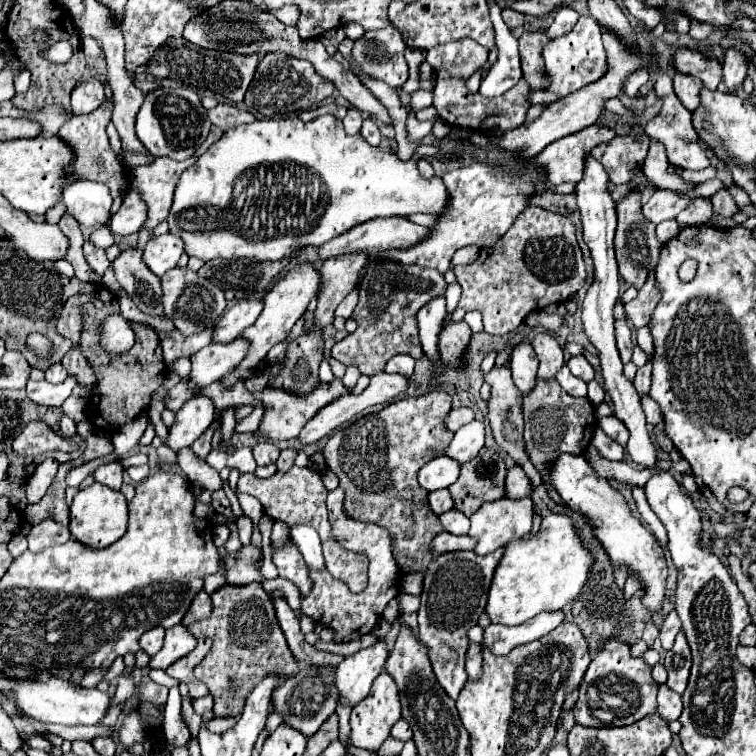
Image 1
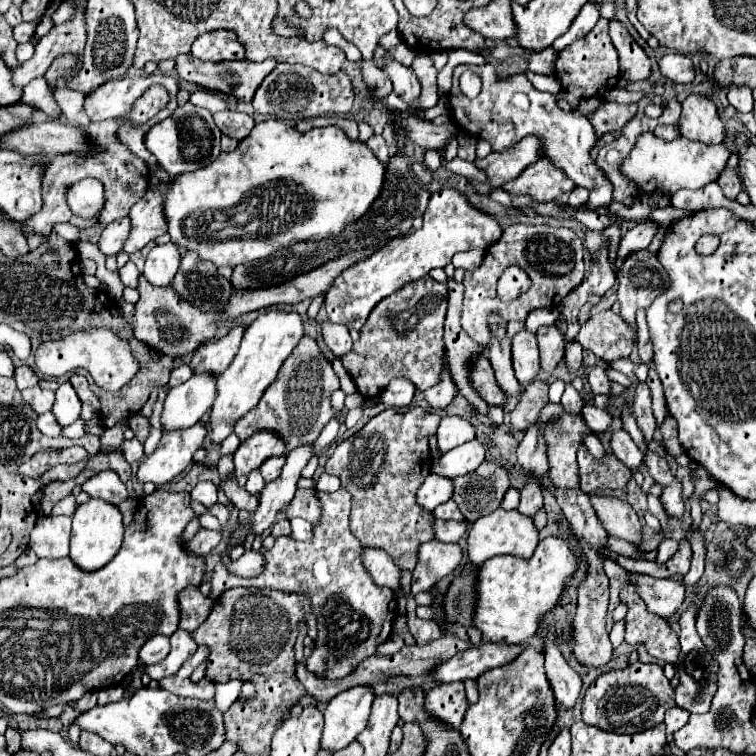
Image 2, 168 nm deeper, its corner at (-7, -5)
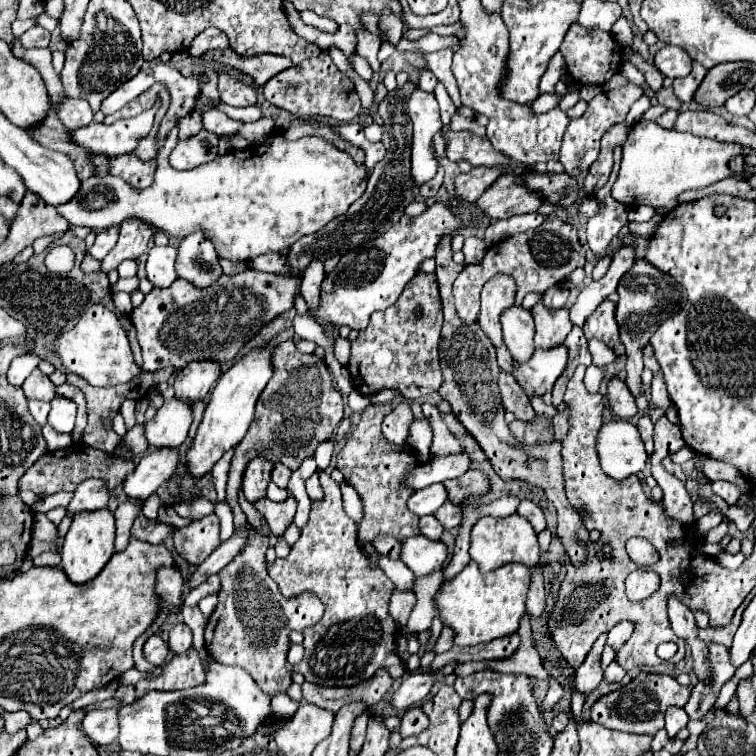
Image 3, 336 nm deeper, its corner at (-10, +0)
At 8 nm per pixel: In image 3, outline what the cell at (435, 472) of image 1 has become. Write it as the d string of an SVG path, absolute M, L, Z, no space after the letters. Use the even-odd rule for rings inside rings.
M436 484L414 492L408 498L408 510L414 512L416 516L428 516L434 514L444 502L446 502L446 490L442 484Z

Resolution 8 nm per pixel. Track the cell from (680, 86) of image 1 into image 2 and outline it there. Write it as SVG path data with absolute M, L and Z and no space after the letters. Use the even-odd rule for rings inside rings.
M691 93L683 99L681 105L683 105L683 113L679 119L679 131L683 137L707 145L723 143L725 129L711 97Z

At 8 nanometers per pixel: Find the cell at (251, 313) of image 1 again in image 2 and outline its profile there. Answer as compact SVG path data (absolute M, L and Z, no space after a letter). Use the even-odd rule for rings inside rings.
M235 325L225 337L211 339L209 343L201 345L193 357L191 357L191 367L195 369L195 373L201 371L209 371L213 375L219 375L221 371L225 371L225 367L233 361L233 357L237 355L237 347L241 343L241 337L245 333L243 325Z

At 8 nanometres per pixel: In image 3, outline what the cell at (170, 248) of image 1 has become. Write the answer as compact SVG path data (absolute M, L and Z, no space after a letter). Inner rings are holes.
M154 246L148 252L148 260L146 260L148 280L158 288L170 286L178 278L176 270L174 270L174 262L176 262L176 248Z

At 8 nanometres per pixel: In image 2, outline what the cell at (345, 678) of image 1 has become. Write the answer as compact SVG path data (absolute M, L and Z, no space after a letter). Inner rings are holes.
M351 687L339 695L335 695L323 713L325 727L321 747L329 751L337 751L351 743L365 727L371 715L375 693L373 687Z

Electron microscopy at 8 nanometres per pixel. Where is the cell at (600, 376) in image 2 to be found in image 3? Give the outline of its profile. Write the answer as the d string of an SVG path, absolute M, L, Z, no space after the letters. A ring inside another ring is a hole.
M612 378L608 382L608 402L610 402L616 418L630 420L638 414L636 400L632 398L628 386L624 386L624 380L620 380L620 378Z

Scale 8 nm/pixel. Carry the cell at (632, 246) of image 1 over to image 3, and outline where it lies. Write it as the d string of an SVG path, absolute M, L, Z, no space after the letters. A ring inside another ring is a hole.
M638 260L620 280L618 284L618 304L616 304L616 322L620 328L620 340L626 346L626 386L634 394L634 398L642 396L642 350L650 342L650 336L658 330L658 326L668 320L672 314L682 310L686 304L686 290L668 274L654 270L654 266L648 266L648 262Z

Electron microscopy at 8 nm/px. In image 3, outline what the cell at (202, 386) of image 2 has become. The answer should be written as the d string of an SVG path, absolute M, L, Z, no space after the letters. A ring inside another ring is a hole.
M174 398L166 402L156 416L144 424L144 436L150 448L178 448L186 436L192 422L192 406L176 402Z

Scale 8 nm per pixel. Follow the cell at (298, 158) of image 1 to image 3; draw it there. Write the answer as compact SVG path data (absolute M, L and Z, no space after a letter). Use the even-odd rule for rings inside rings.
M178 126L167 135L166 142L156 156L158 170L154 184L150 188L134 188L118 176L90 176L82 180L76 196L58 206L58 214L68 220L70 226L88 226L94 230L106 230L108 226L120 226L124 220L136 218L144 224L150 224L156 230L162 230L170 236L184 238L196 230L202 230L206 238L212 240L220 258L232 262L250 262L252 258L266 252L280 252L286 246L292 246L306 234L314 234L324 228L332 218L344 214L348 206L358 200L366 190L368 168L356 166L354 160L336 150L330 142L322 138L308 136L300 140L286 140L280 132L270 134L270 138L260 146L248 146L246 150L232 150L224 156L216 156L212 162L198 166L188 172L174 170L168 162L168 156L178 140Z

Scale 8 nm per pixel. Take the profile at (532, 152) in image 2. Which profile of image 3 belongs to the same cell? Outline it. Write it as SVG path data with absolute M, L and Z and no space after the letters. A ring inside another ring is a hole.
M472 168L468 174L458 174L454 180L456 196L466 202L476 202L476 198L480 198L480 194L488 190L488 186L498 176L500 174L496 174L496 170L480 170L480 168Z

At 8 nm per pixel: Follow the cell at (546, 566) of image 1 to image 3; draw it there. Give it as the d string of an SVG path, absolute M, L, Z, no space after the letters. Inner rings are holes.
M470 562L456 578L446 582L436 594L436 610L442 624L454 630L454 646L476 646L514 634L524 614L528 582L530 570L524 566L508 564L482 574L476 562Z

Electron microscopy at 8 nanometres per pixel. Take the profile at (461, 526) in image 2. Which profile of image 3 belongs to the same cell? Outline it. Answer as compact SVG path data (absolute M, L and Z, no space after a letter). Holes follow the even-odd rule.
M422 516L420 518L420 532L430 538L430 540L440 540L444 528L440 526L440 522L436 522L434 516Z

